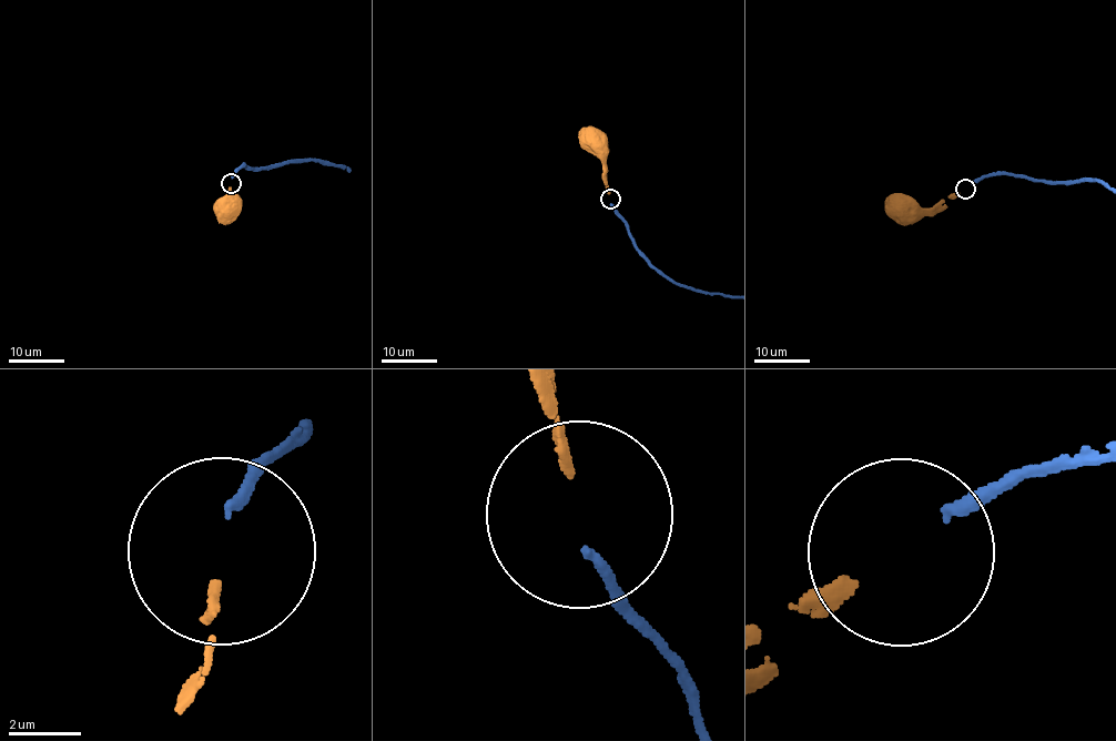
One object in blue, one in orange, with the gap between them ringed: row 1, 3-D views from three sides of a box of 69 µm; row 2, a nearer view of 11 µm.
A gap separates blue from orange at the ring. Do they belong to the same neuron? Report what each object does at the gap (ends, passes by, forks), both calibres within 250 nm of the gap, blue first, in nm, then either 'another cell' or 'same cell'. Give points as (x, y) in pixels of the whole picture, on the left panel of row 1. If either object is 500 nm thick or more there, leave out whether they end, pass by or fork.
blue ends there; orange ends there; 280 nm thick on the blue side, 340 nm on the other; same cell

